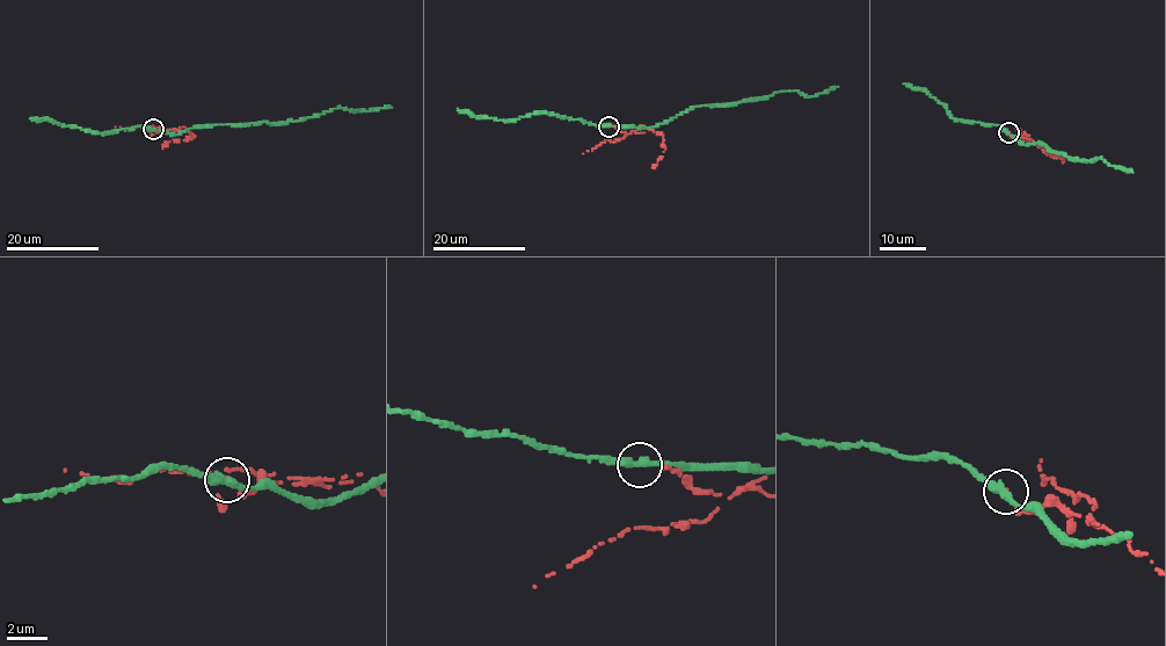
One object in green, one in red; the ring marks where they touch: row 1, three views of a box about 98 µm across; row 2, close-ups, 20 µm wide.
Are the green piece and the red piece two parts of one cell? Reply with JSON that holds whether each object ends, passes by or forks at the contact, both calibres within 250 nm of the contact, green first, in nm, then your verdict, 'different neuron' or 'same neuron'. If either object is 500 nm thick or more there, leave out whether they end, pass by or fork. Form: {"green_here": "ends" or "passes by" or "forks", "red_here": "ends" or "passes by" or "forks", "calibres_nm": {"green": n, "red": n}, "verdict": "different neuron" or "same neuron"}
{"green_here": "passes by", "red_here": "ends", "calibres_nm": {"green": 360, "red": 70}, "verdict": "different neuron"}

